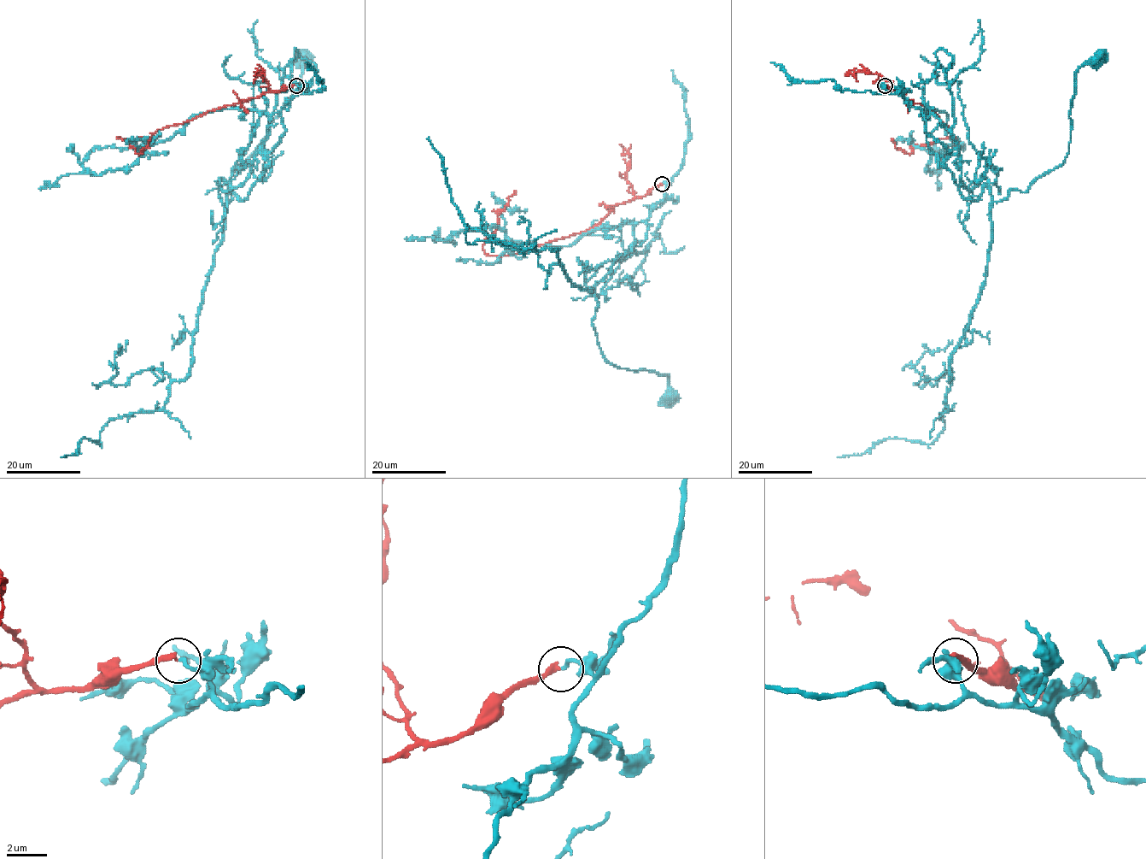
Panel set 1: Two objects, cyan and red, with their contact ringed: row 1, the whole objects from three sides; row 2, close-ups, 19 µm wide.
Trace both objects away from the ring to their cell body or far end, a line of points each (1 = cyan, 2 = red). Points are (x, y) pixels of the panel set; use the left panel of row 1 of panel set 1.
1: (296, 85), (269, 165), (247, 198), (230, 185), (229, 202), (303, 59)
2: (296, 85), (209, 110), (159, 129), (152, 135), (130, 140), (116, 138), (130, 143), (138, 154), (149, 138)

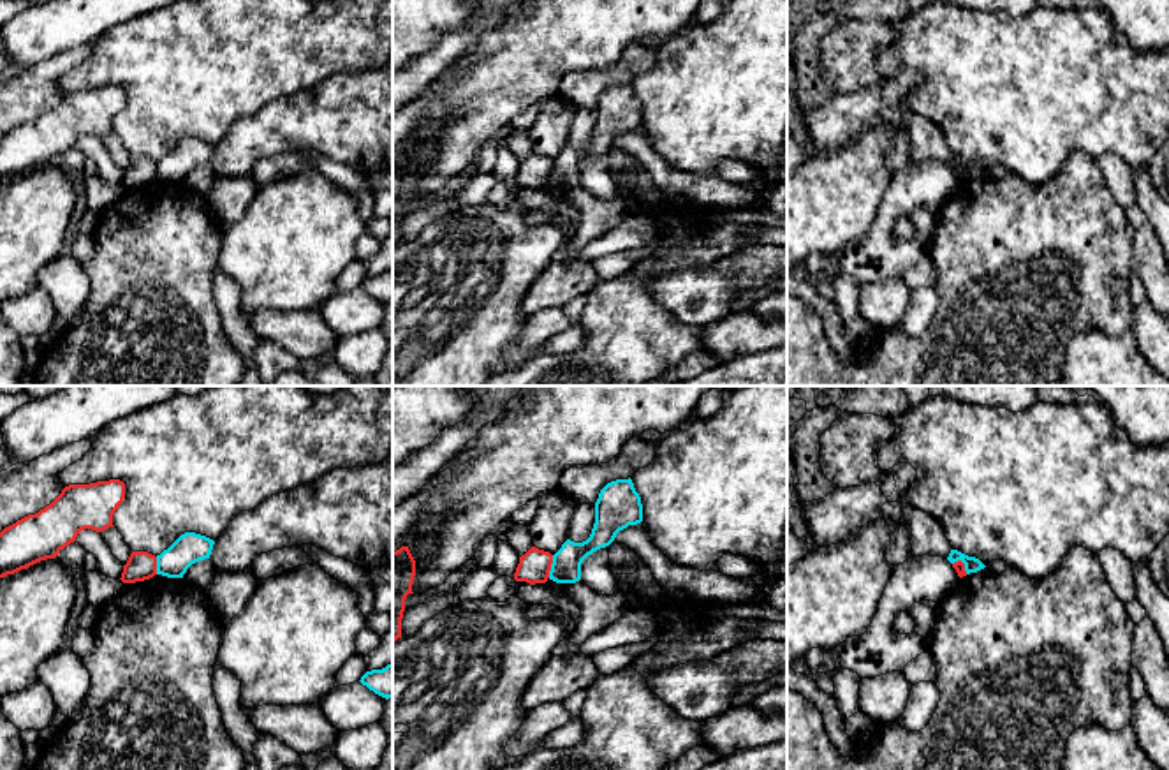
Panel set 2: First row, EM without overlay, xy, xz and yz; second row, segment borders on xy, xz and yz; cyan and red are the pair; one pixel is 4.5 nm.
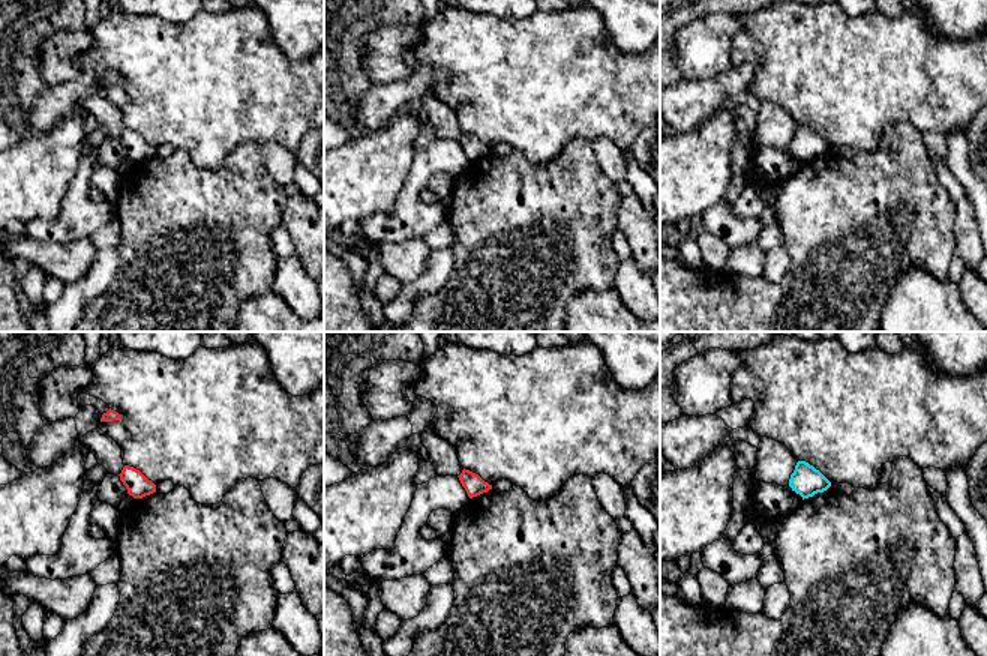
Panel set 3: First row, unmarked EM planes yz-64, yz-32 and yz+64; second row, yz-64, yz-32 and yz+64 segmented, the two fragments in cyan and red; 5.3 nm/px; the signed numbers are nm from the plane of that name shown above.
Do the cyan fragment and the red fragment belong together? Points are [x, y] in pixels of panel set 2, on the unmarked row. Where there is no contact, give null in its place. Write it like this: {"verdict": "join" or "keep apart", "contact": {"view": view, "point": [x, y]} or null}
{"verdict": "keep apart", "contact": {"view": "xz", "point": [551, 171]}}

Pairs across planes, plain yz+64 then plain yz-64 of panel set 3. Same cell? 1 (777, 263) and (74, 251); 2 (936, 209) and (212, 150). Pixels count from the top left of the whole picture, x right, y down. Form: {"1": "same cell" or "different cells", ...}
{"1": "different cells", "2": "different cells"}

